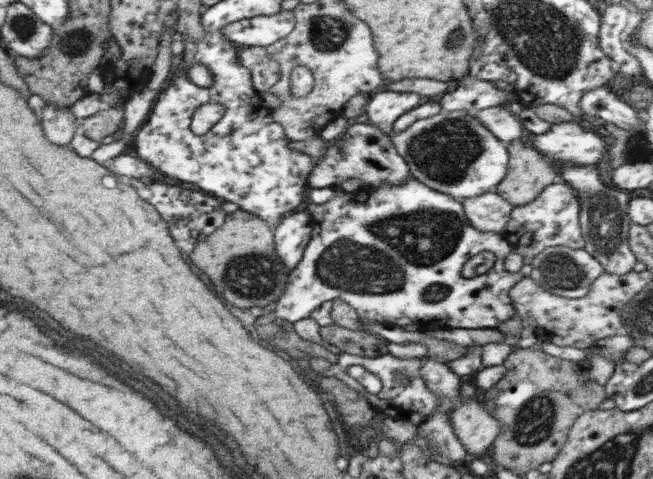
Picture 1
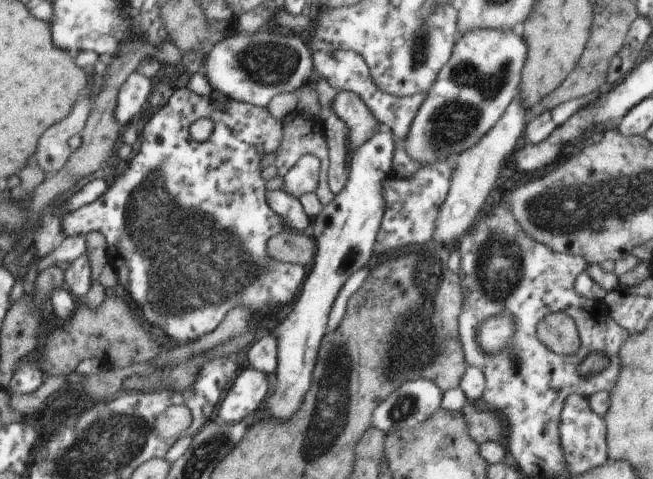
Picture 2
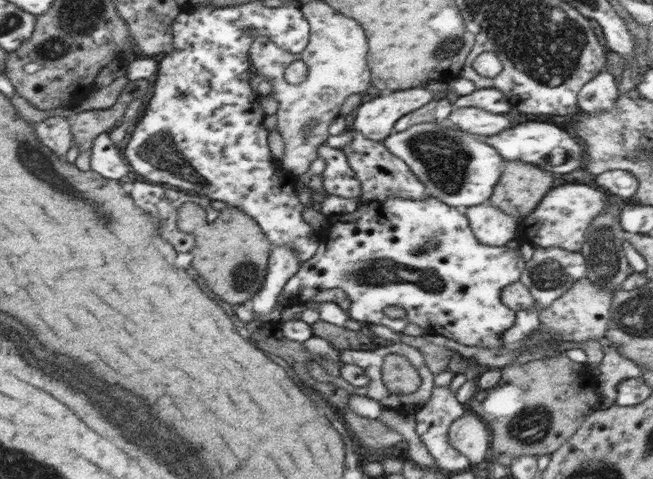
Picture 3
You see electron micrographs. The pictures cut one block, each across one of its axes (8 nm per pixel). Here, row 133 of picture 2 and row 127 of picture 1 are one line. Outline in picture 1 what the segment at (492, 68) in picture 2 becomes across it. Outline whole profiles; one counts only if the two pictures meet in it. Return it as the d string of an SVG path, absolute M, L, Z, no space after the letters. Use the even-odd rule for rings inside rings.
M440 111L440 113L416 120L404 132L391 135L392 143L398 154L407 163L412 177L433 188L438 192L446 193L455 199L469 199L482 193L494 190L502 182L509 170L509 151L498 140L486 125L482 125L471 111Z

